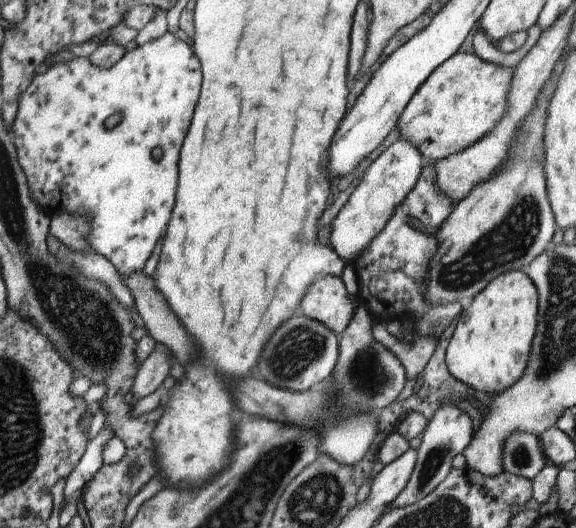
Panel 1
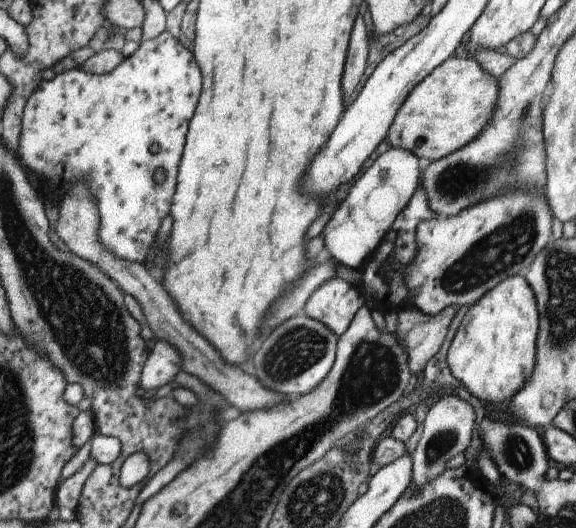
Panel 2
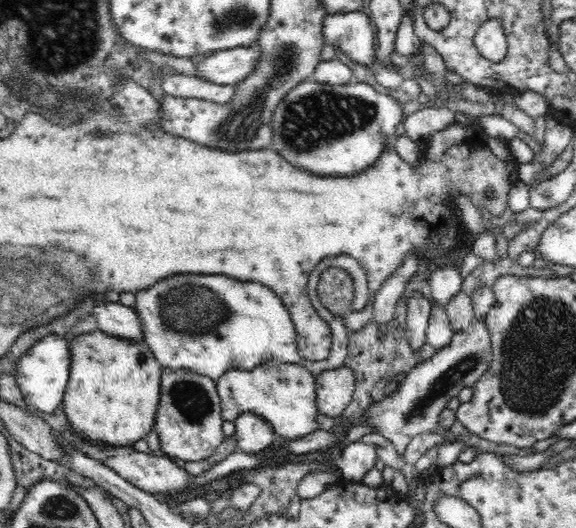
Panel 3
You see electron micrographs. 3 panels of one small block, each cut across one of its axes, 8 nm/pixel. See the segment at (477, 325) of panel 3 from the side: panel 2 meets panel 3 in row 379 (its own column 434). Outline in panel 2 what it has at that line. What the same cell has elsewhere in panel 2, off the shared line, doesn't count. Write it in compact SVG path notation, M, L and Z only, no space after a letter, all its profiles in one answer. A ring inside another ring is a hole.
M443 395L427 410L423 420L421 435L415 449L410 455L412 462L412 475L410 486L415 490L429 484L433 478L437 478L445 470L447 460L463 453L469 448L475 413L473 408L465 400L457 395Z

